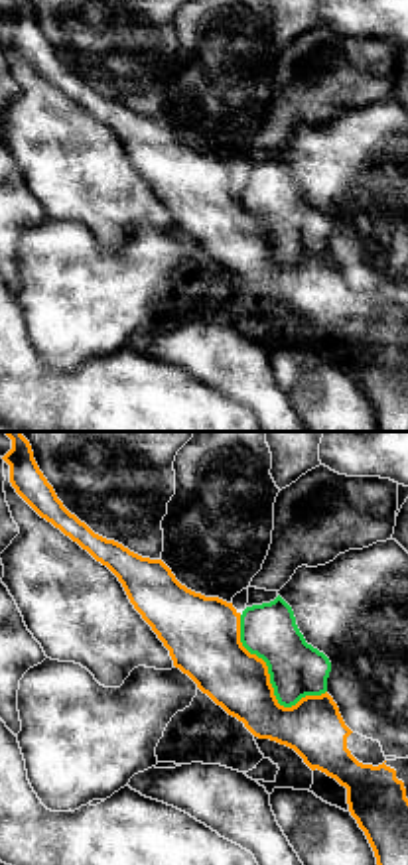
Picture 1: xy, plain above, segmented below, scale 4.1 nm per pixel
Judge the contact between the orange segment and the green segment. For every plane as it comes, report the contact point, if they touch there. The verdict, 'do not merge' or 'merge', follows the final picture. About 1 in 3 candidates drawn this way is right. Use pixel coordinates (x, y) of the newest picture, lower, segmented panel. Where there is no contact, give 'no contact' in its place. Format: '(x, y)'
(269, 680)

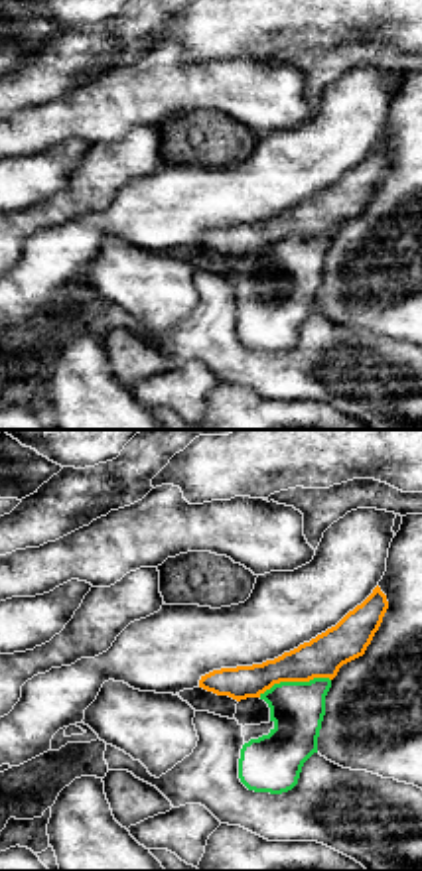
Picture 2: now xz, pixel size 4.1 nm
(294, 680)

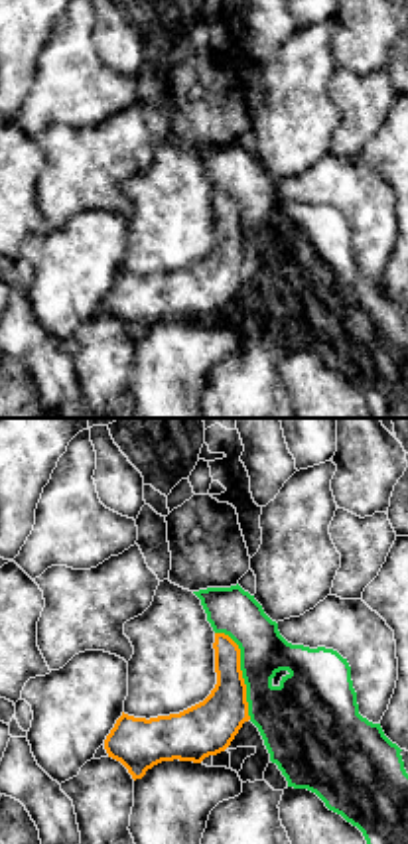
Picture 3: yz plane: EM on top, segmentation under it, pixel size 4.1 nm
(241, 671)

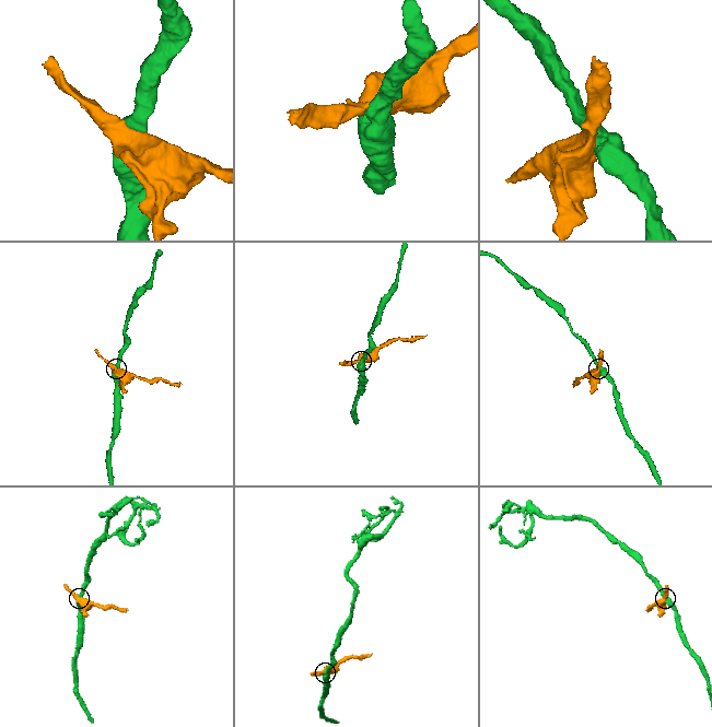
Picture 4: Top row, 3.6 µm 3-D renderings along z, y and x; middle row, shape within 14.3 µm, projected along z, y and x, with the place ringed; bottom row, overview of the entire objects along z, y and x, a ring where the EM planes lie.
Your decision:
do not merge

